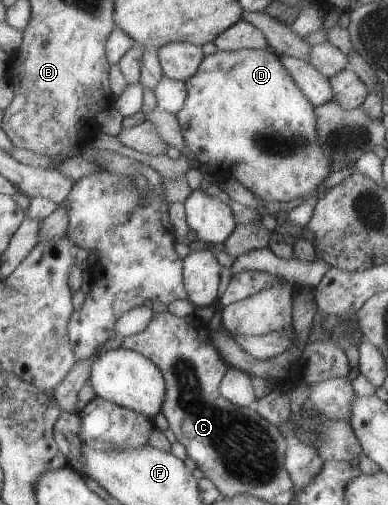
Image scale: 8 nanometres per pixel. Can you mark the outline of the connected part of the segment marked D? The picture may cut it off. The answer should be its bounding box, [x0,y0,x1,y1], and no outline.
[175,48,333,203]

